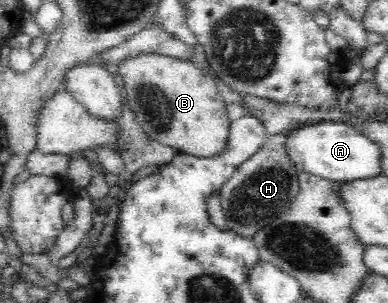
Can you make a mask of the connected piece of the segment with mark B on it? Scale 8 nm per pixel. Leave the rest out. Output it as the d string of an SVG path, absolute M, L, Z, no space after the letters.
M139 54L117 67L124 80L128 108L147 136L197 158L216 157L226 151L231 121L212 76L195 67L191 60L159 54Z

